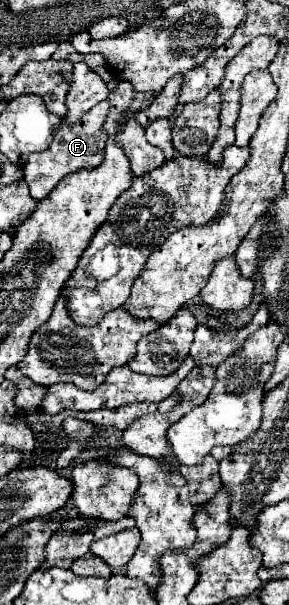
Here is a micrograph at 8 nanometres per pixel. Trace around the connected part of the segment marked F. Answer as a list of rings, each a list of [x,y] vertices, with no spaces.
[[[109,100],[99,102],[93,110],[87,110],[81,116],[81,120],[75,122],[75,126],[65,126],[65,122],[61,122],[61,126],[57,128],[57,134],[53,136],[53,142],[47,150],[29,154],[25,168],[23,168],[23,172],[25,172],[23,178],[29,184],[29,190],[35,200],[43,200],[67,174],[77,172],[81,168],[95,168],[101,164],[103,152],[105,152],[105,142],[109,138],[103,128],[107,114],[109,114]]]

